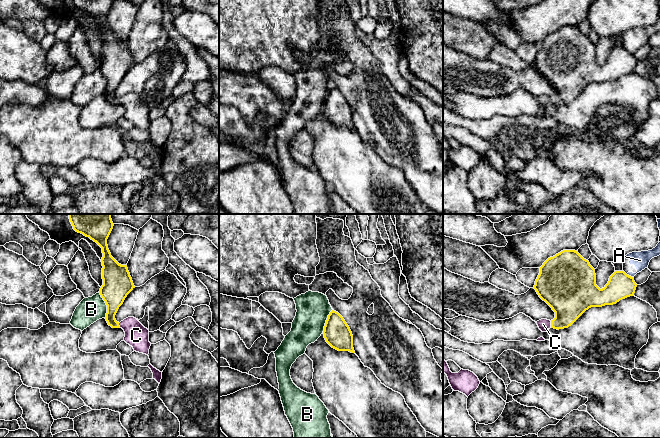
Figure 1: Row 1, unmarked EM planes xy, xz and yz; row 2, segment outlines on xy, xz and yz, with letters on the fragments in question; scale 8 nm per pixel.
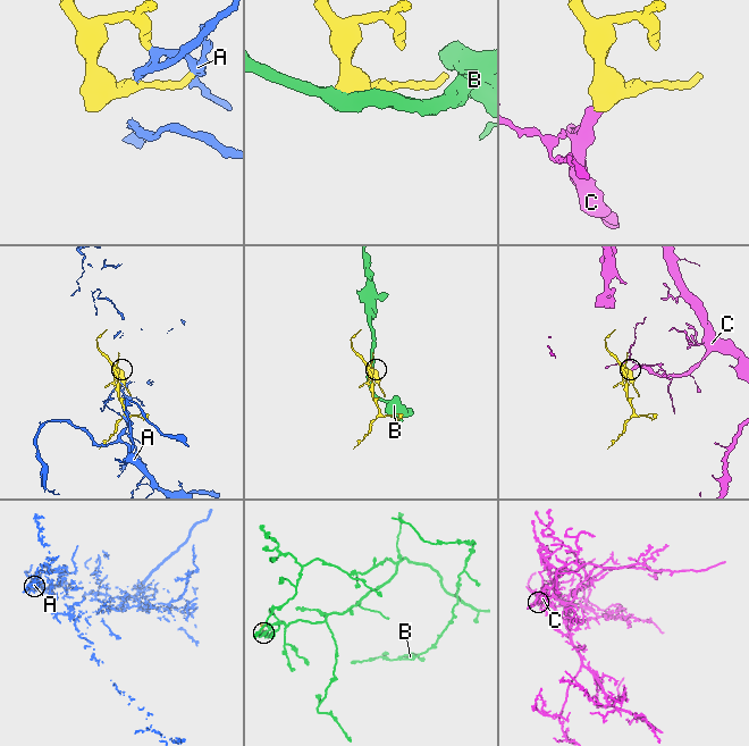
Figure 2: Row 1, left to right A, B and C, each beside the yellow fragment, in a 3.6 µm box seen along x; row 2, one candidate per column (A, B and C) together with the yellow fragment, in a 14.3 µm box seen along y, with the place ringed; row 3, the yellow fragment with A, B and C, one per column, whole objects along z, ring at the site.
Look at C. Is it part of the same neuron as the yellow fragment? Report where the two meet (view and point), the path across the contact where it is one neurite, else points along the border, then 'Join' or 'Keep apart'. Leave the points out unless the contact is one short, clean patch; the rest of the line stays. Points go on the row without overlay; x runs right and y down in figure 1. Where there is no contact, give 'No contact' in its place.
Touches yellow at yz (551, 100). Path across: yz (569, 75), (568, 84), (551, 100), (543, 100). Join

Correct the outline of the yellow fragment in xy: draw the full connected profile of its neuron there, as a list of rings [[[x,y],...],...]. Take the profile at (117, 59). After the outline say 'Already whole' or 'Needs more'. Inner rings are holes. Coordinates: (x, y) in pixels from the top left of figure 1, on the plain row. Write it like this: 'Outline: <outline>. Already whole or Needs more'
Outline: [[[72,0],[72,2],[76,8],[89,13],[102,24],[103,61],[99,69],[107,81],[105,95],[108,101],[112,104],[122,104],[125,108],[124,117],[132,122],[134,127],[148,131],[151,122],[149,106],[134,93],[128,93],[120,99],[115,95],[119,83],[135,62],[127,41],[119,40],[108,25],[107,15],[114,0]]]. Needs more

